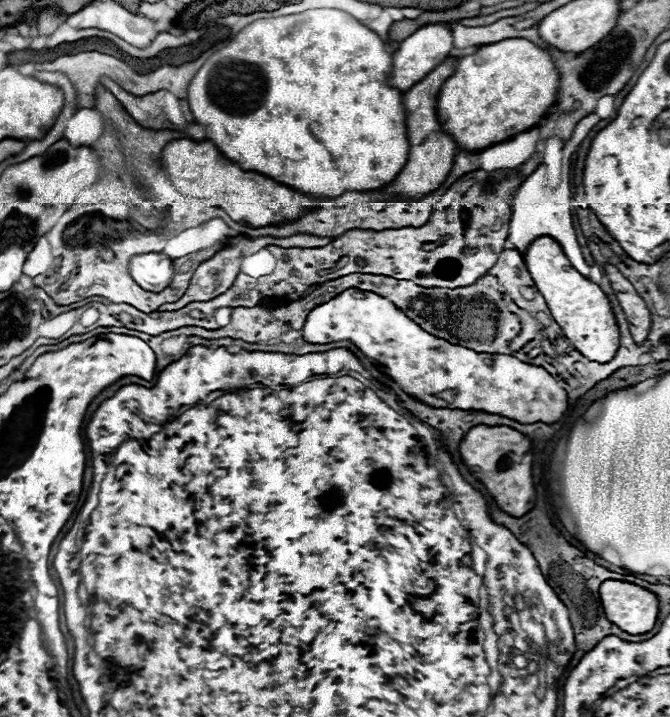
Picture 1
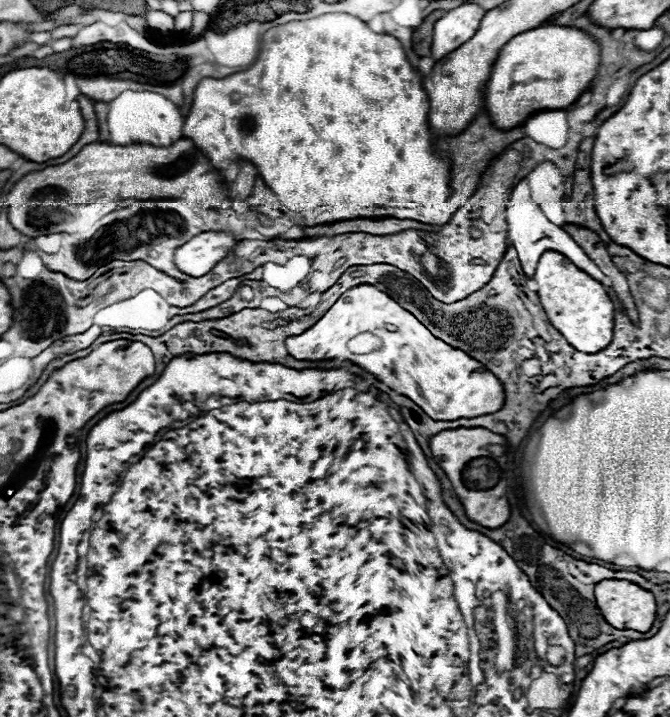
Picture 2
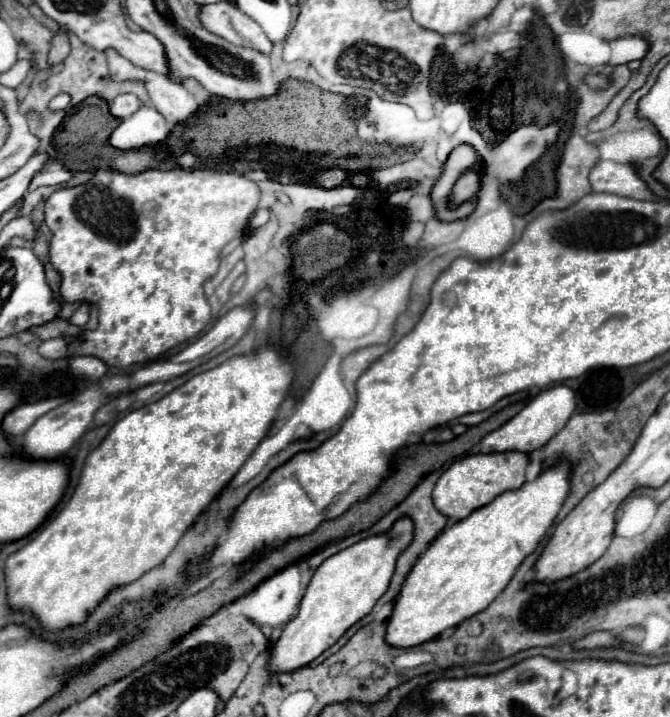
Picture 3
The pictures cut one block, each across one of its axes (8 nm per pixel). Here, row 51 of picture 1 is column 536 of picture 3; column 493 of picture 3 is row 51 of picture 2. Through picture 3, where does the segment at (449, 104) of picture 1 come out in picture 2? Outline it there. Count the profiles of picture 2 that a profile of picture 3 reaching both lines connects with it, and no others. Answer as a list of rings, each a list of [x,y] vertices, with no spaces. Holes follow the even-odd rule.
[[[546,24],[514,36],[498,54],[486,84],[486,110],[498,128],[516,128],[536,110],[562,110],[574,104],[594,80],[600,44],[584,30]]]

